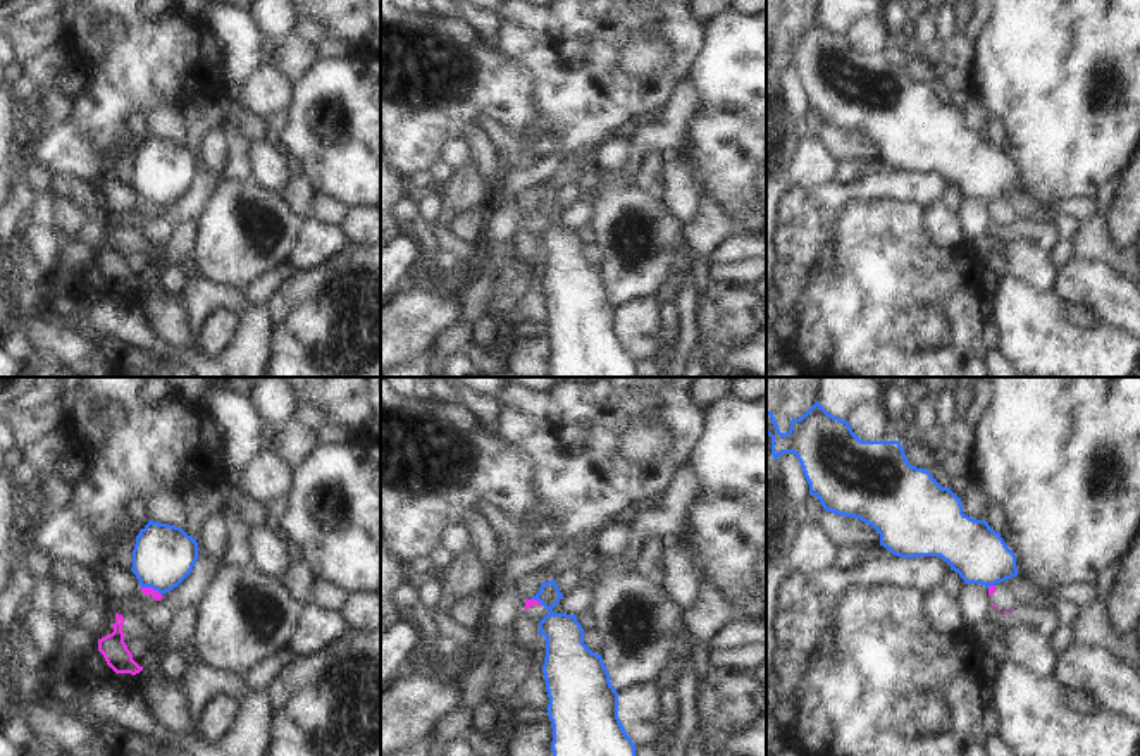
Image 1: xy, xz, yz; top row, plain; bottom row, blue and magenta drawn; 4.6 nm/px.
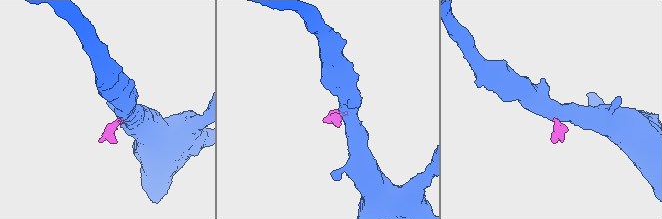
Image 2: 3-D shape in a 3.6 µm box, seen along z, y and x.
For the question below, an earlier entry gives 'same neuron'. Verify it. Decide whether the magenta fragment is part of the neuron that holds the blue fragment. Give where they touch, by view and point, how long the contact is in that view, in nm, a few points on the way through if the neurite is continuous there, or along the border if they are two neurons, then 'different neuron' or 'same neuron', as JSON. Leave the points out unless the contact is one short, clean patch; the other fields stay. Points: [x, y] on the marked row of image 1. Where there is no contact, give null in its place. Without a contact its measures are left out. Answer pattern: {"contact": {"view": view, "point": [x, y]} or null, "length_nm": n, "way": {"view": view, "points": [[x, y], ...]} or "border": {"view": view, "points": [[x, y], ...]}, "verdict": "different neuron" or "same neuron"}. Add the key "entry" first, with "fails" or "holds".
{"entry": "fails", "contact": {"view": "xy", "point": [152, 588]}, "length_nm": 100, "border": {"view": "xy", "points": [[142, 586], [150, 586], [161, 594]]}, "verdict": "different neuron"}

